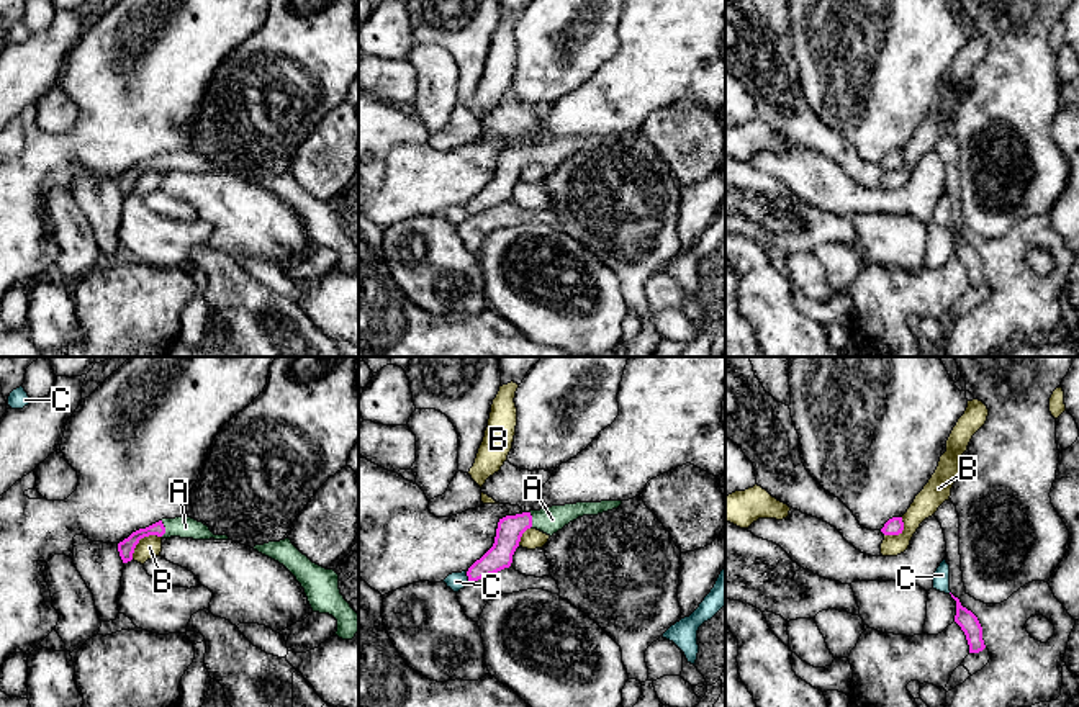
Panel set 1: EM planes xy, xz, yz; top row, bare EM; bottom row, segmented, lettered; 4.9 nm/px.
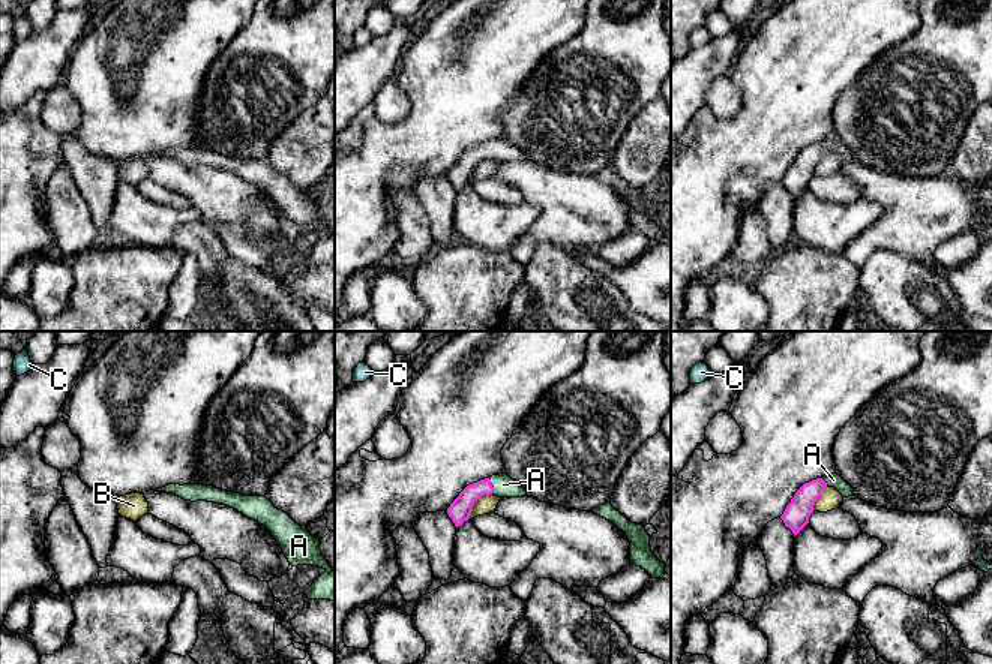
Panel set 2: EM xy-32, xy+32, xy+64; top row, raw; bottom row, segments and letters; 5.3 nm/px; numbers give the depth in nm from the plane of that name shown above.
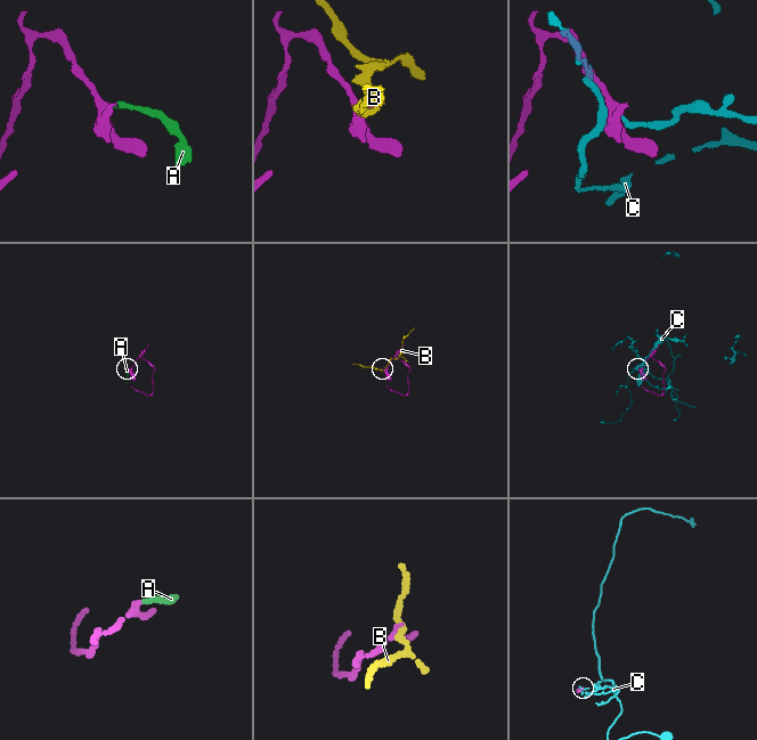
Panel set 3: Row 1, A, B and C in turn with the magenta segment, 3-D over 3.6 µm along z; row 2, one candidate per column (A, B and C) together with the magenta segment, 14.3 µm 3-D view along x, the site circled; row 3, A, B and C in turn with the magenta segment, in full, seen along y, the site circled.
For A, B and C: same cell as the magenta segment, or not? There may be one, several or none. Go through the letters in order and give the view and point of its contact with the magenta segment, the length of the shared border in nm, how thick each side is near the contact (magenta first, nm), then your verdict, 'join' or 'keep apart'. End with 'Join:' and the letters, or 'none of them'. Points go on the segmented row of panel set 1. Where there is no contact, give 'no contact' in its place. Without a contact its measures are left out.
A: contact xz (531, 519); length 90 nm; calibres 130 and 130 nm; join
B: contact xy (141, 537); length 190 nm; calibres 80 and 110 nm; keep apart
C: contact xz (467, 575); length 60 nm; calibres 120 and 90 nm; keep apart
Join: A

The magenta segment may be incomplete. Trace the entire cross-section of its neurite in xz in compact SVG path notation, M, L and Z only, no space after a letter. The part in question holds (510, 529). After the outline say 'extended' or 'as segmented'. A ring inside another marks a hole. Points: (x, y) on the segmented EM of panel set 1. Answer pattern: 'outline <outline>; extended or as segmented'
outline M622 501L576 502L519 512L516 516L499 519L494 543L468 568L468 581L478 581L509 568L521 537L527 529L537 529L552 537L578 517L598 516L617 509L621 504Z; extended

